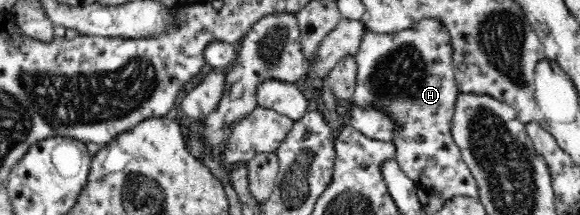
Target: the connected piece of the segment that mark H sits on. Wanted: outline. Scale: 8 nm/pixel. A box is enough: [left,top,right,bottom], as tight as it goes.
[350,17,478,199]

